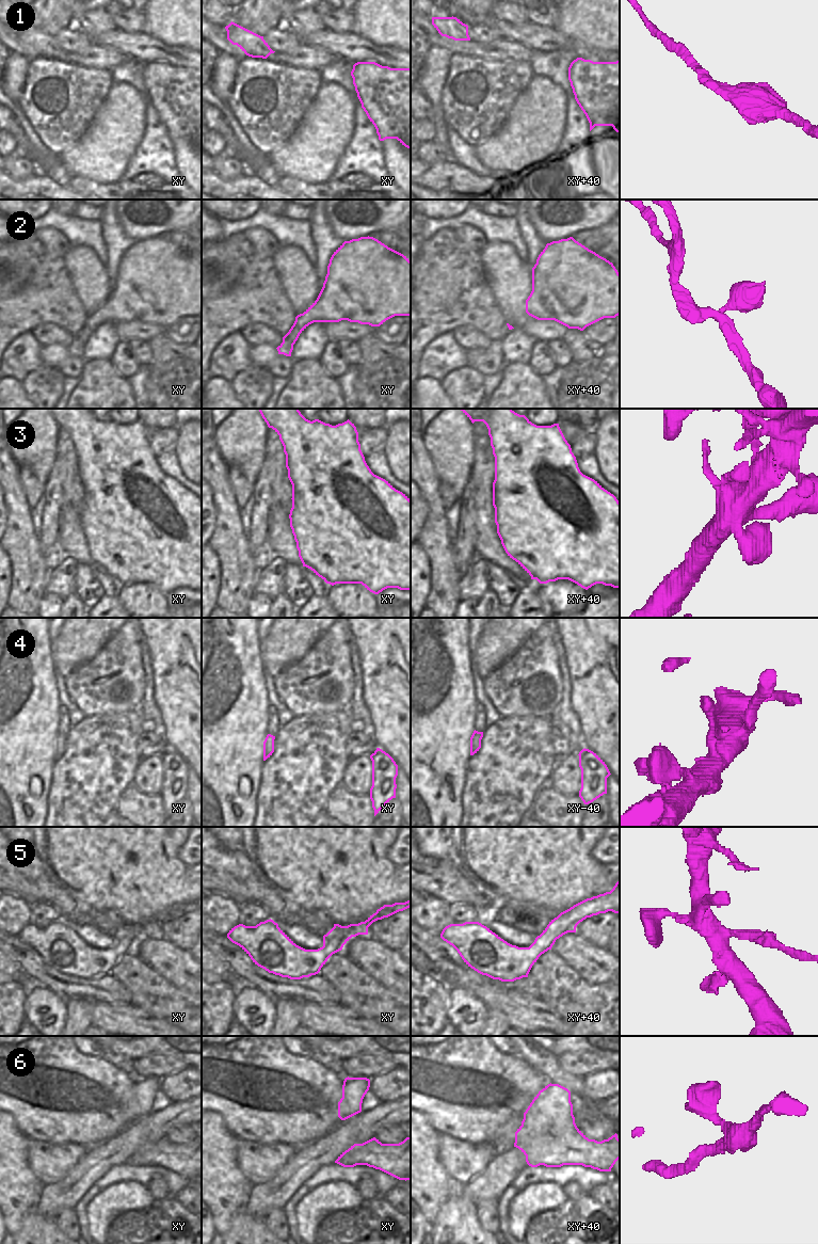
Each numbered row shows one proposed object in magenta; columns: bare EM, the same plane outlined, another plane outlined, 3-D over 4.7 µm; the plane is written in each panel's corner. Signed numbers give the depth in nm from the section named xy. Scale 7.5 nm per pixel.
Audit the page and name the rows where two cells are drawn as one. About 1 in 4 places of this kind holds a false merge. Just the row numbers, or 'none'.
5

